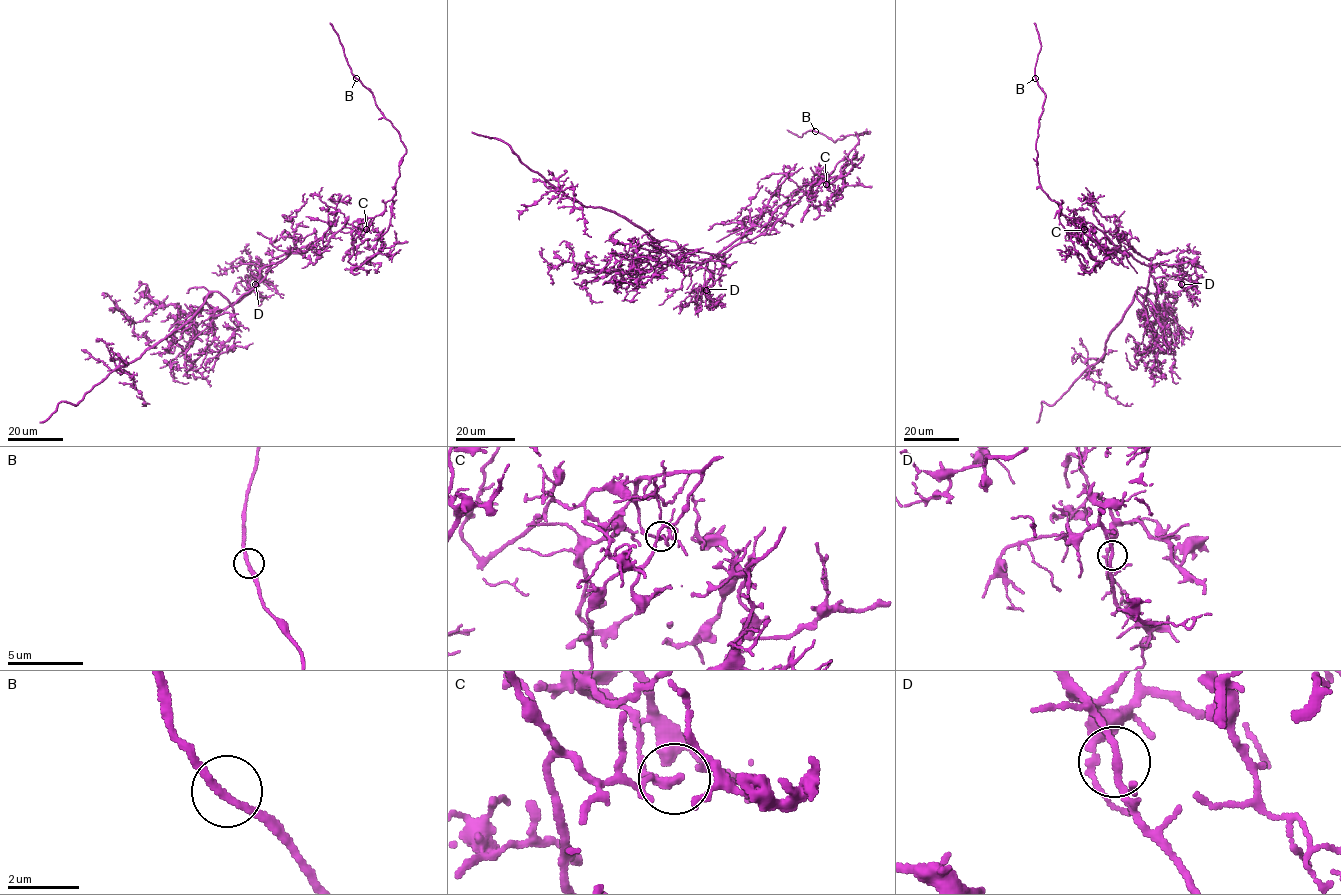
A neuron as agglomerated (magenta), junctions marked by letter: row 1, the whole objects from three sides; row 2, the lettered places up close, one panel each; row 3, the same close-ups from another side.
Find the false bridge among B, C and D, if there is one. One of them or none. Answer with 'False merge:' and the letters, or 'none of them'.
False merge: C

